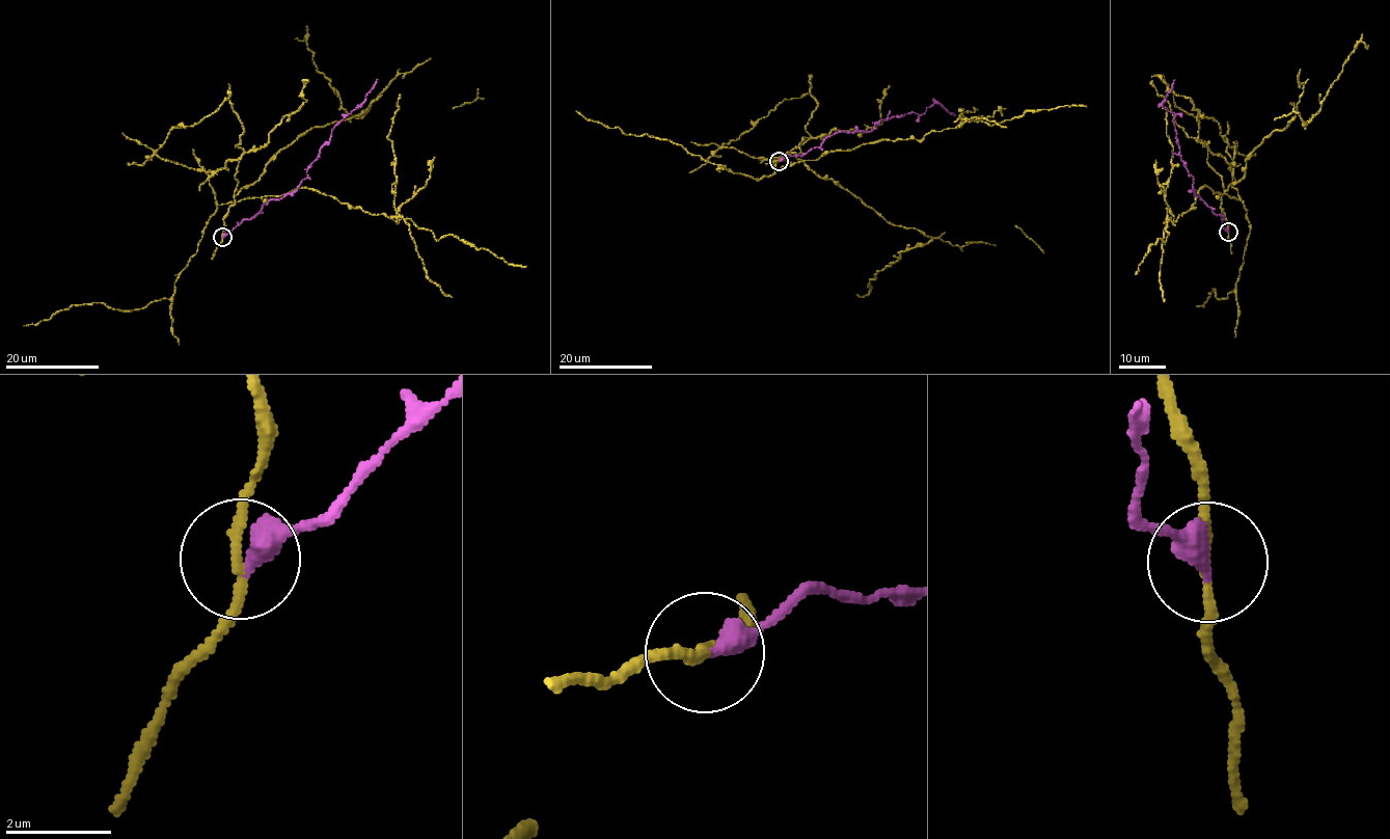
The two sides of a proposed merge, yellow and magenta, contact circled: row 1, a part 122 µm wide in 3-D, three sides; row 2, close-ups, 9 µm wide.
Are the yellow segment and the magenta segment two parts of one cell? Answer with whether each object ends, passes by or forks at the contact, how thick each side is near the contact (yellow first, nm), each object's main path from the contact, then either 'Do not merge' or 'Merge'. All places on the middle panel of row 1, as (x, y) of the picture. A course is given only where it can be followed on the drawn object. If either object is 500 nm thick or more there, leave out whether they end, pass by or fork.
At the ring yellow passes by. At the ring magenta ends. Thickness 160 nm (yellow) against 460 nm. Course of yellow: (779, 161), (800, 152), (805, 137), (770, 160), (777, 168), (974, 119), (991, 126), (1086, 106). Course of magenta: (779, 161), (789, 155), (806, 154), (834, 133), (871, 131), (881, 119), (923, 114), (934, 104), (955, 114). Do not merge

